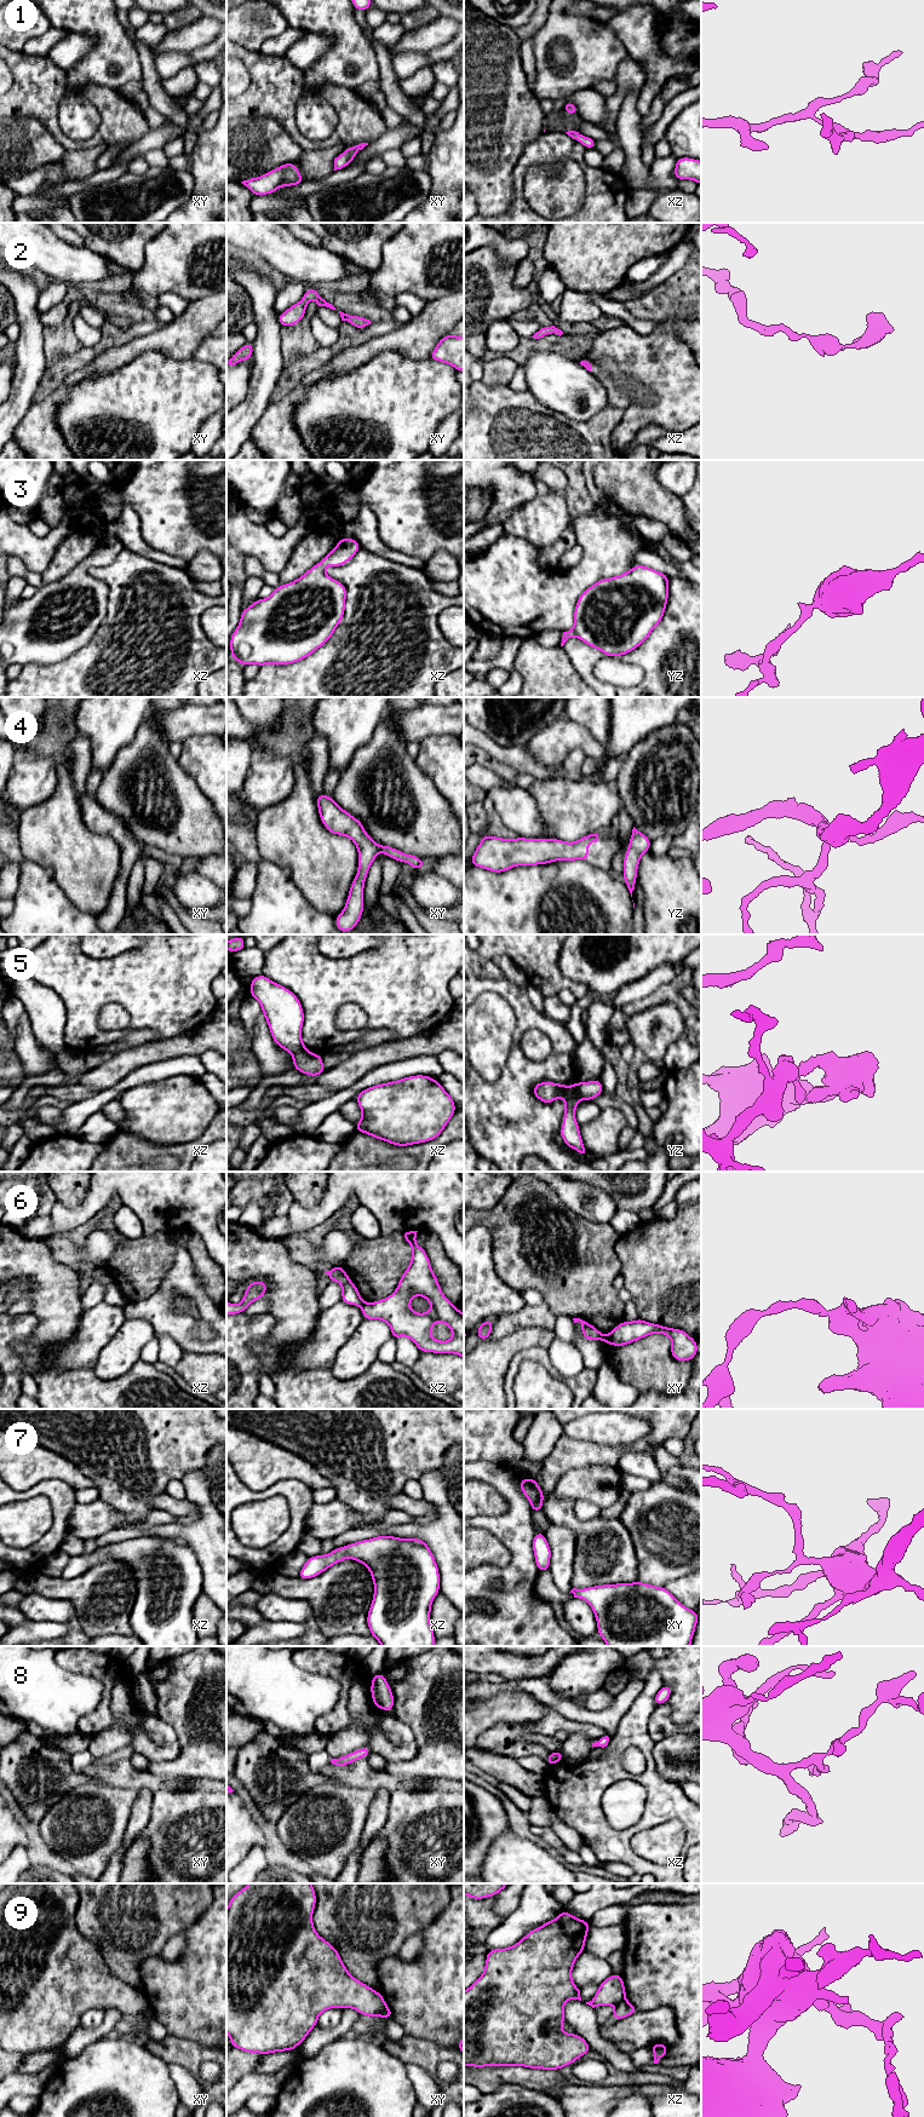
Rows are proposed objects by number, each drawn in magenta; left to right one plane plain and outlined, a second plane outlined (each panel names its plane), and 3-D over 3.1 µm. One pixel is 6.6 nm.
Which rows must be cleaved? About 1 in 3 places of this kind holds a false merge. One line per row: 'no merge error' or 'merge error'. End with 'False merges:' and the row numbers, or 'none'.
1: no merge error
2: no merge error
3: no merge error
4: no merge error
5: merge error
6: merge error
7: no merge error
8: no merge error
9: merge error
False merges: 5, 6, 9

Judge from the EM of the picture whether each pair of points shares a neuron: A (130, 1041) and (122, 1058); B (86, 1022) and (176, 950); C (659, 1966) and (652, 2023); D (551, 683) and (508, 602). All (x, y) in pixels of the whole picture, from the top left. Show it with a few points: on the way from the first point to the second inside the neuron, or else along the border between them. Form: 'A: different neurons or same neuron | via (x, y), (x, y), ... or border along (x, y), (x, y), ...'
A: different neurons | border along (154, 1041), (122, 1050), (102, 1064)
B: same neuron | via (101, 997), (119, 979), (147, 979), (151, 974)
C: different neurons | border along (638, 2009), (669, 2006), (673, 2012), (677, 2025)
D: different neurons | border along (533, 636), (522, 639)

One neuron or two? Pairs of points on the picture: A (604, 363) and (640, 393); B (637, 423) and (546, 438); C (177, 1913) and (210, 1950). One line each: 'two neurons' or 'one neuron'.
A: one neuron
B: two neurons
C: two neurons

